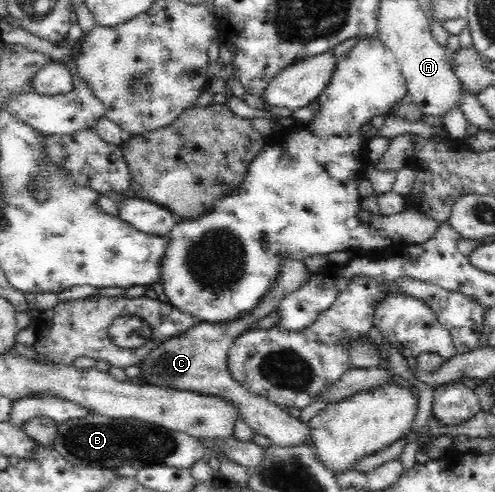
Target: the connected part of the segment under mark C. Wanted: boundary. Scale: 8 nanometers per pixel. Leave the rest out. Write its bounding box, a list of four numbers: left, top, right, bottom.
[138,259,311,447]

